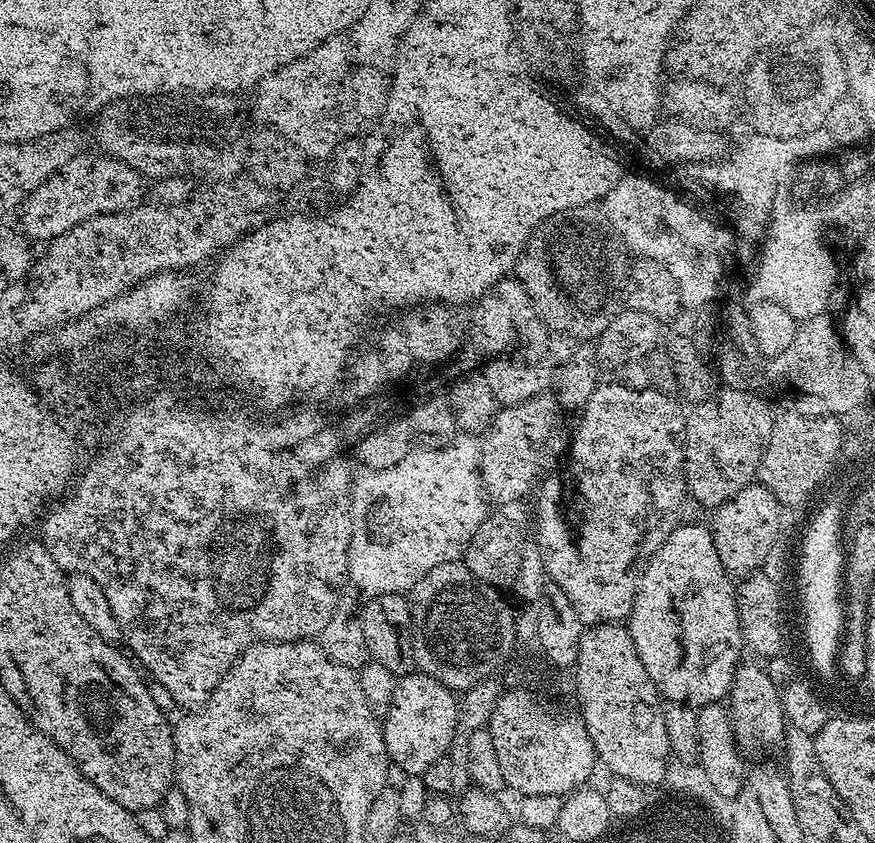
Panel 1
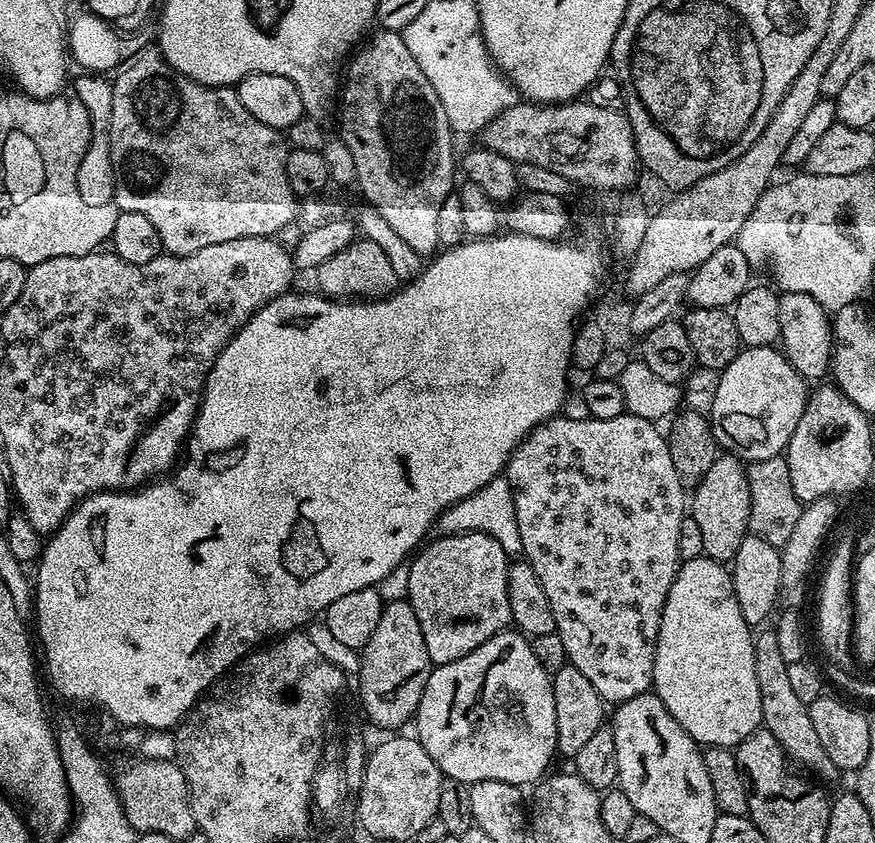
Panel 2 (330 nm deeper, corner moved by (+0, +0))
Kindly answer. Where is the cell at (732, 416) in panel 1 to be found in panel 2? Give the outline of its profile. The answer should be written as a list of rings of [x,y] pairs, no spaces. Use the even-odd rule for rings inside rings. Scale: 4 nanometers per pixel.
[[[717,455],[713,465],[710,466],[704,477],[696,484],[690,496],[690,517],[698,522],[702,533],[703,555],[712,560],[731,562],[736,556],[738,546],[742,546],[742,538],[750,534],[750,482],[748,481],[748,468],[739,455]]]

